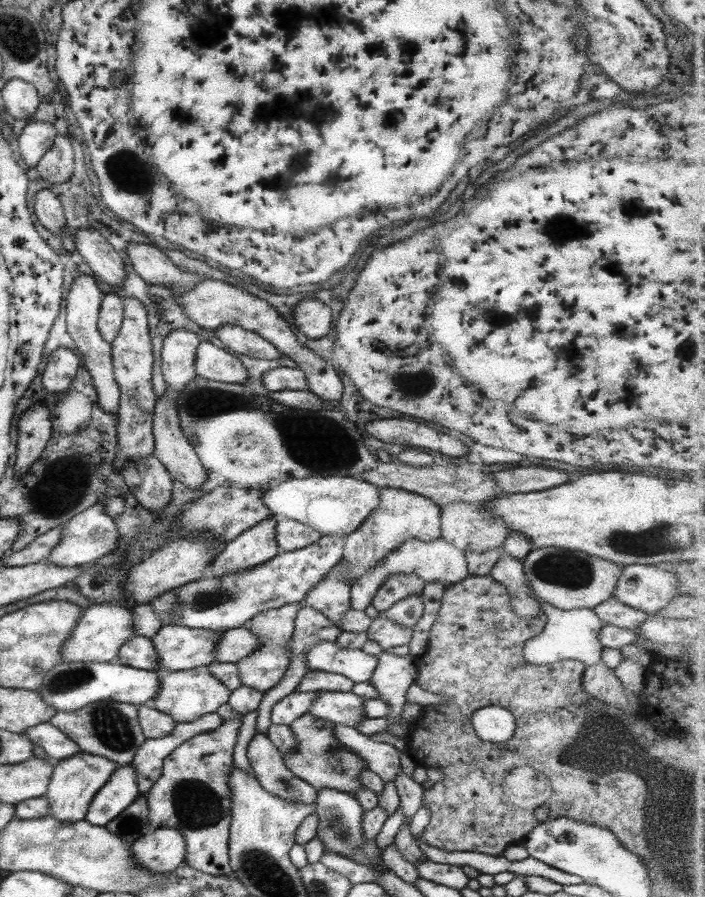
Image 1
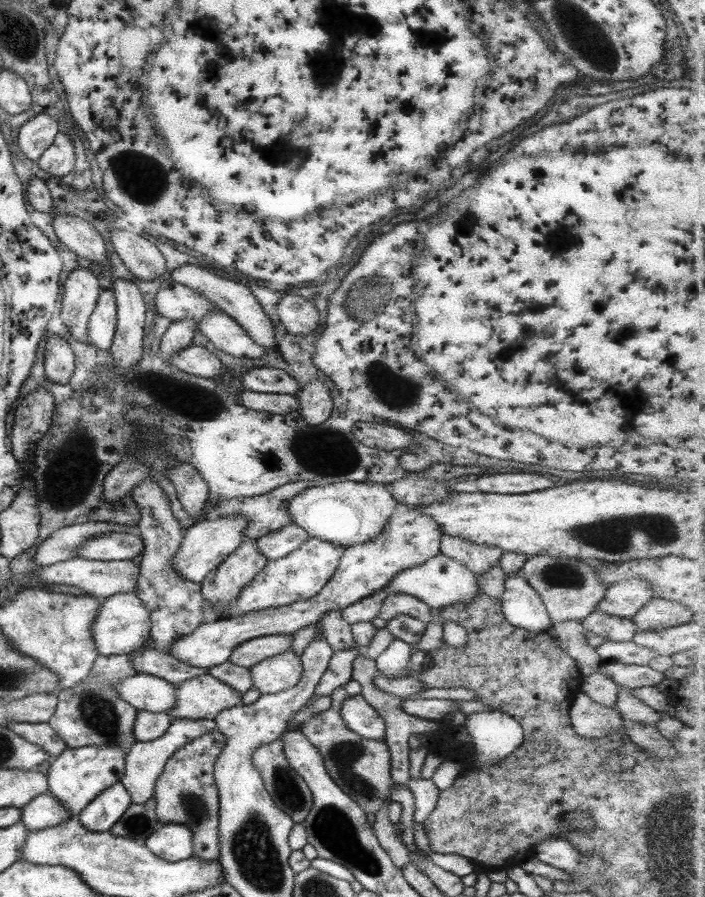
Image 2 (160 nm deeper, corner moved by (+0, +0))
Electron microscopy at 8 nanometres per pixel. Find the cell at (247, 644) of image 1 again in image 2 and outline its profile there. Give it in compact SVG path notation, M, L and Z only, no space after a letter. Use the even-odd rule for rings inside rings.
M290 635L258 636L235 647L228 661L249 669L254 664L270 656L287 652L291 648L292 638Z

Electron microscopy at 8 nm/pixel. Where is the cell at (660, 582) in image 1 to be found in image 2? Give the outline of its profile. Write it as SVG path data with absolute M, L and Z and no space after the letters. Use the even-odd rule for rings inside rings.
M628 578L610 584L595 605L594 612L630 619L651 598L650 586L644 580Z

